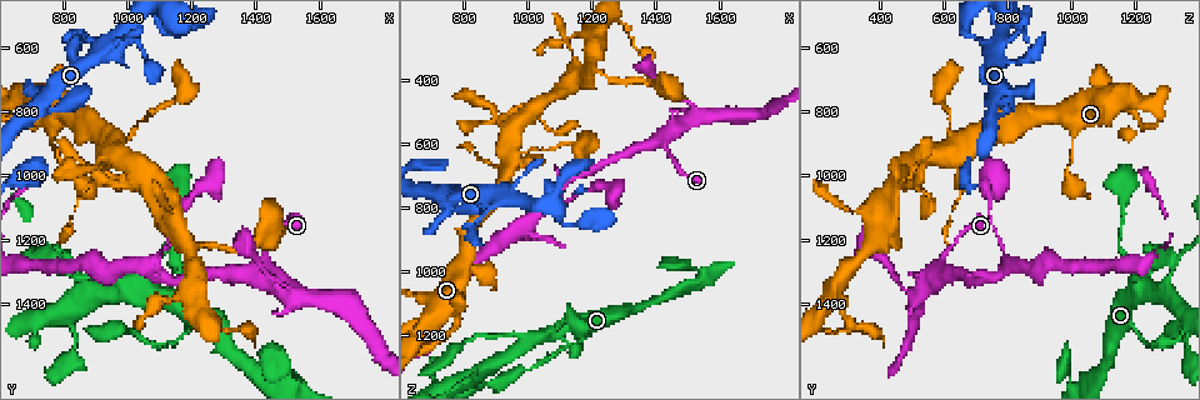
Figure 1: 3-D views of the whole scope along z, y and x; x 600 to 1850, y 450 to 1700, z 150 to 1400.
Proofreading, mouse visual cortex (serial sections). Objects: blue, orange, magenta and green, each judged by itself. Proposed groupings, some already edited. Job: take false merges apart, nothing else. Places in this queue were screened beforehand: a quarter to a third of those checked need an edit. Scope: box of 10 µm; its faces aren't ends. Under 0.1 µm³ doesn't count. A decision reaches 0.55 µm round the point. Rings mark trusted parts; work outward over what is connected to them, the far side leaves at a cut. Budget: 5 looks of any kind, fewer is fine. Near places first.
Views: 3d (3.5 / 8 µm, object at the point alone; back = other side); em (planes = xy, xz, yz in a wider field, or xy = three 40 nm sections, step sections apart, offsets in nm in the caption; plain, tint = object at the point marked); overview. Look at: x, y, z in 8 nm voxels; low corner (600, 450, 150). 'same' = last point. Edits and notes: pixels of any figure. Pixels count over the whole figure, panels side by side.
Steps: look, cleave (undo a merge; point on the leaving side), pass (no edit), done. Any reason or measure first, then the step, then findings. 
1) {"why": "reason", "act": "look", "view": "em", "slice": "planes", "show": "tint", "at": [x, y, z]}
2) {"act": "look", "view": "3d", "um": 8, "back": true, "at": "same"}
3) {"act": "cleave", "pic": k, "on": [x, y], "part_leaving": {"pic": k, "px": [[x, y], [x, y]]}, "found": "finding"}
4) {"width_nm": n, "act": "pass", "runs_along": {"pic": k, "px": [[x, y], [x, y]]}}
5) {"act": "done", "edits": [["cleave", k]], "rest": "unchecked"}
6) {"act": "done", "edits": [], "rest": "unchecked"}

{"why": "a narrow waist", "act": "look", "view": "3d", "um": 8, "at": [910, 950, 530]}

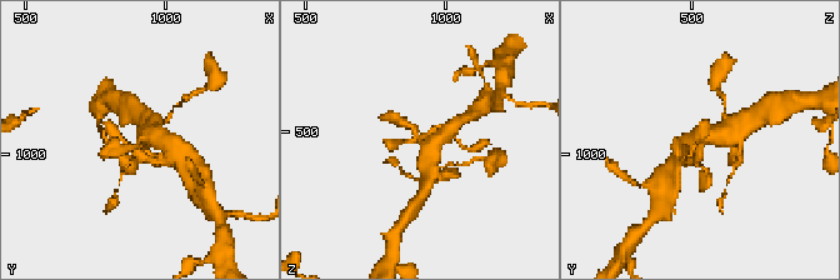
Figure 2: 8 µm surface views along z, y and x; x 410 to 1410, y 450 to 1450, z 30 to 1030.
{"act": "look", "view": "em", "slice": "xy", "step": 1, "show": "tint", "at": "same"}

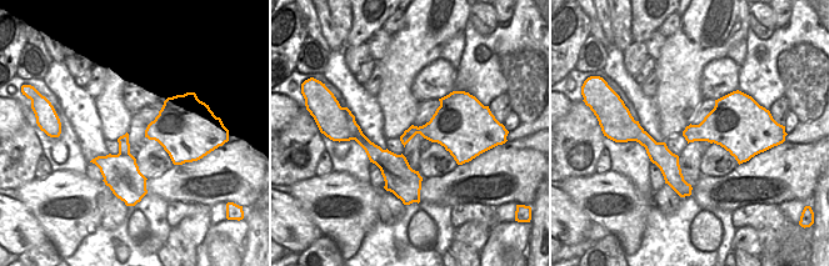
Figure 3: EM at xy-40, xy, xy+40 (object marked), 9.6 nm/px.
{"act": "pass", "runs_along": {"pic": 2, "px": [[429, 166], [431, 149], [393, 119]]}, "found": "one cell here"}

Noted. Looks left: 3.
{"why": "branch point", "act": "look", "view": "3d", "um": 3.5, "at": [1520, 1380, 510]}

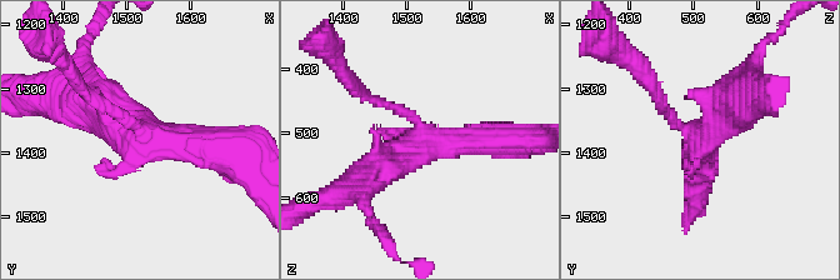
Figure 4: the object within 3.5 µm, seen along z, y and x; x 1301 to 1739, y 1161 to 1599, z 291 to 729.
{"act": "look", "view": "em", "slice": "planes", "show": "tint", "at": [1525, 1380, 510]}

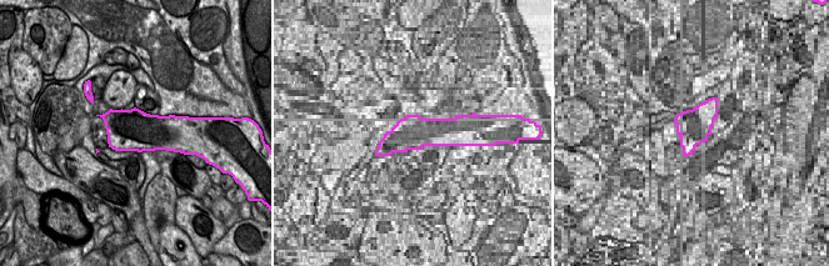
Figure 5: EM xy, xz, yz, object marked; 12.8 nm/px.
{"width_nm": 550, "act": "pass", "runs_along": {"pic": 4, "px": [[86, 84], [129, 134], [225, 153]]}, "found": "continuous, no second cell"}

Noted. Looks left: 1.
{"act": "done", "edits": [], "rest": "unchecked"}

